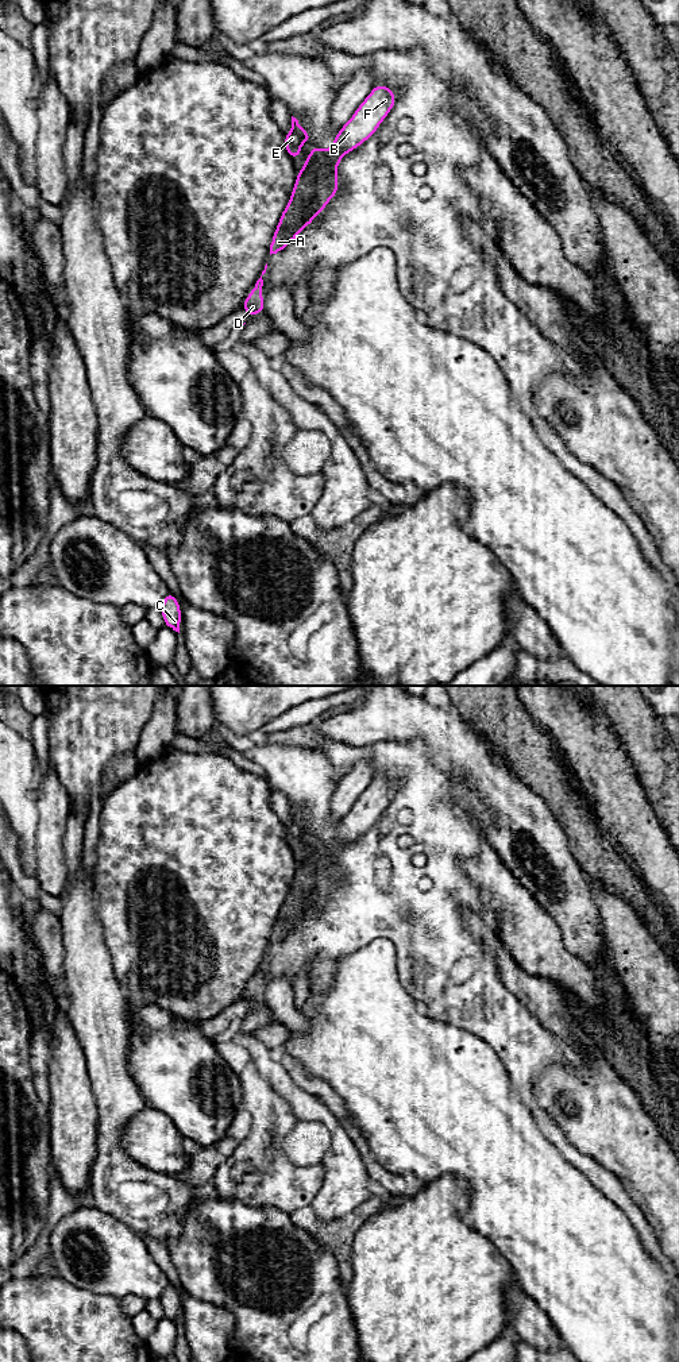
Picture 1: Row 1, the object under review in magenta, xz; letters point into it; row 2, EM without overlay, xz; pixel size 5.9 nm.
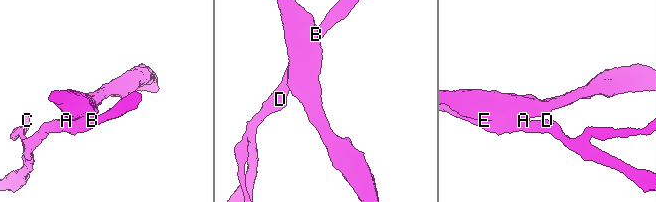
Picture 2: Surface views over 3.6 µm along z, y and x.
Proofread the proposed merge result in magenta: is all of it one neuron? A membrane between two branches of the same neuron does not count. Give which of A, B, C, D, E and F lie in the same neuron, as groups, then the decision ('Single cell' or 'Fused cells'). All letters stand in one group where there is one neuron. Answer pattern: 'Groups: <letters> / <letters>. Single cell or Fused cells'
Groups: A B C D F / E. Fused cells

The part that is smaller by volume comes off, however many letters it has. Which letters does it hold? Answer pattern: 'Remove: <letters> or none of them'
Remove: E

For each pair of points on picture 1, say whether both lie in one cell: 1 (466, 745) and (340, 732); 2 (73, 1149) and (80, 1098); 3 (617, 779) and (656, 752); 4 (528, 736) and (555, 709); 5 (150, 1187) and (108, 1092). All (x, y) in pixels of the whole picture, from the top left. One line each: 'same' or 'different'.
1: same
2: same
3: different
4: different
5: same

